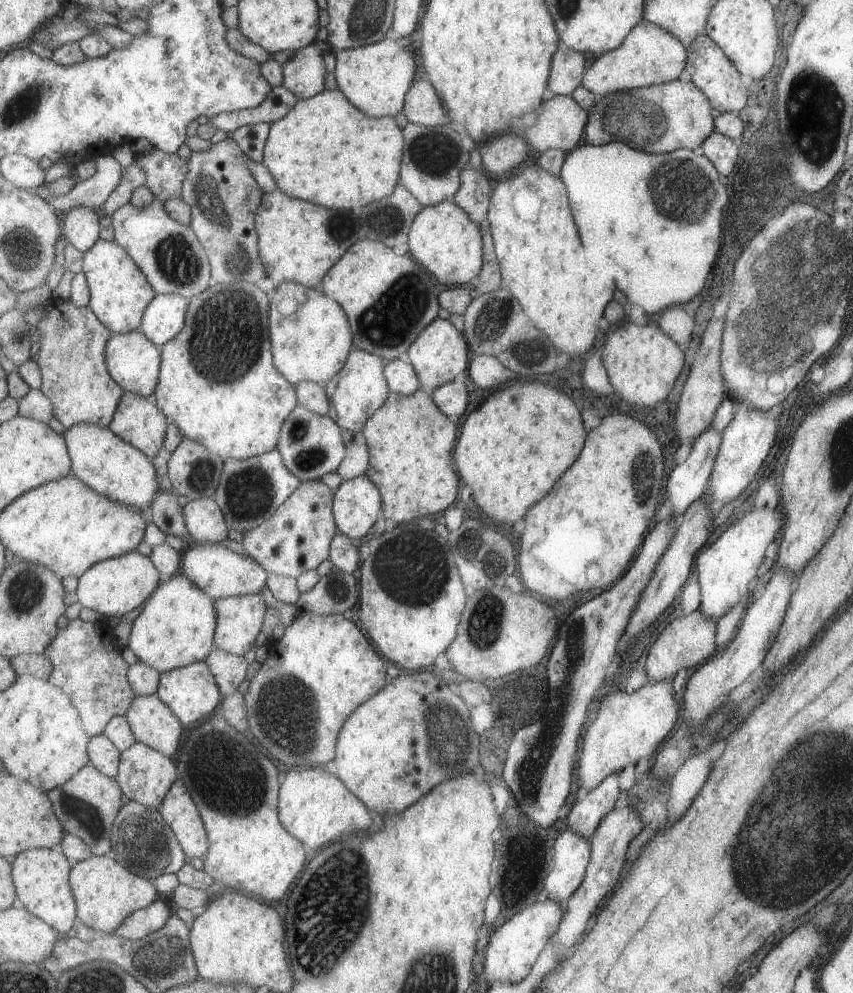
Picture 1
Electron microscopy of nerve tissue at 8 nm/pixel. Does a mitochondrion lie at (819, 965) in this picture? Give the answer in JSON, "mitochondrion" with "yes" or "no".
{"mitochondrion":"no"}

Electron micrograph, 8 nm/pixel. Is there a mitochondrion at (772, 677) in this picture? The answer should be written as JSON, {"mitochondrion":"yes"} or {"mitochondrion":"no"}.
{"mitochondrion":"no"}

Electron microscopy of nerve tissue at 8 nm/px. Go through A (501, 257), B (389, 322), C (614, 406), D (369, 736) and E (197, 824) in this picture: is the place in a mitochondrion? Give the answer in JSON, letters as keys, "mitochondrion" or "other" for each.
{"A":"other","B":"mitochondrion","C":"other","D":"other","E":"other"}

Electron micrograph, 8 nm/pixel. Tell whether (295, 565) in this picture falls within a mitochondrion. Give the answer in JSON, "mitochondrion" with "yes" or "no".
{"mitochondrion":"no"}

